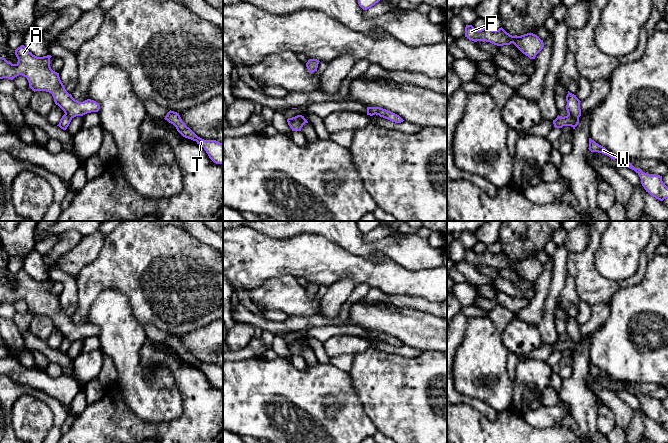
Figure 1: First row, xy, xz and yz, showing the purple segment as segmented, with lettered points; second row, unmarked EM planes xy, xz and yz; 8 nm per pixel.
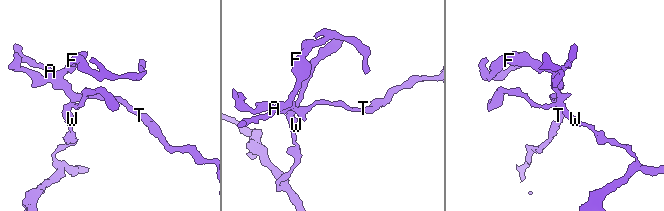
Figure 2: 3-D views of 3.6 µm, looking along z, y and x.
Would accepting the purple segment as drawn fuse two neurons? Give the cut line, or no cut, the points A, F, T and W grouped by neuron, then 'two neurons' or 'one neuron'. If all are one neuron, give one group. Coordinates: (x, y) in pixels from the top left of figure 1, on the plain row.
cut in yz along (568, 338), (578, 342); A F T / W; two neurons

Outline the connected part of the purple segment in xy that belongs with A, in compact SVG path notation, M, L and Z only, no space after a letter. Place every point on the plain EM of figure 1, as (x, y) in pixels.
M24 269L15 274L15 279L18 283L16 288L0 281L0 303L13 304L19 299L26 301L29 311L34 316L46 315L51 317L55 328L71 342L99 335L100 329L96 325L87 323L79 326L66 315L59 297L53 295L50 291L51 279L37 281Z

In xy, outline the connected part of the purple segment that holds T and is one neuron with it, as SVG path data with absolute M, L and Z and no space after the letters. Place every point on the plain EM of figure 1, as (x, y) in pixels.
M170 334L164 343L173 348L183 361L196 365L197 368L203 371L209 382L214 387L223 388L223 367L216 364L204 364L198 361L189 351L185 349L177 336Z

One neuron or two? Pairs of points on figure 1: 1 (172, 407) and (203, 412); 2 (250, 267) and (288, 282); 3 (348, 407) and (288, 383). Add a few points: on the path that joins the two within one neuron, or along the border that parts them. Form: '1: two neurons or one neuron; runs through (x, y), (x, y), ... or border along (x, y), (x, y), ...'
1: two neurons; border along (176, 386), (181, 398), (182, 413), (162, 422)
2: two neurons; border along (296, 278), (279, 275), (255, 288)
3: one neuron; runs through (335, 392), (329, 386), (303, 386)

